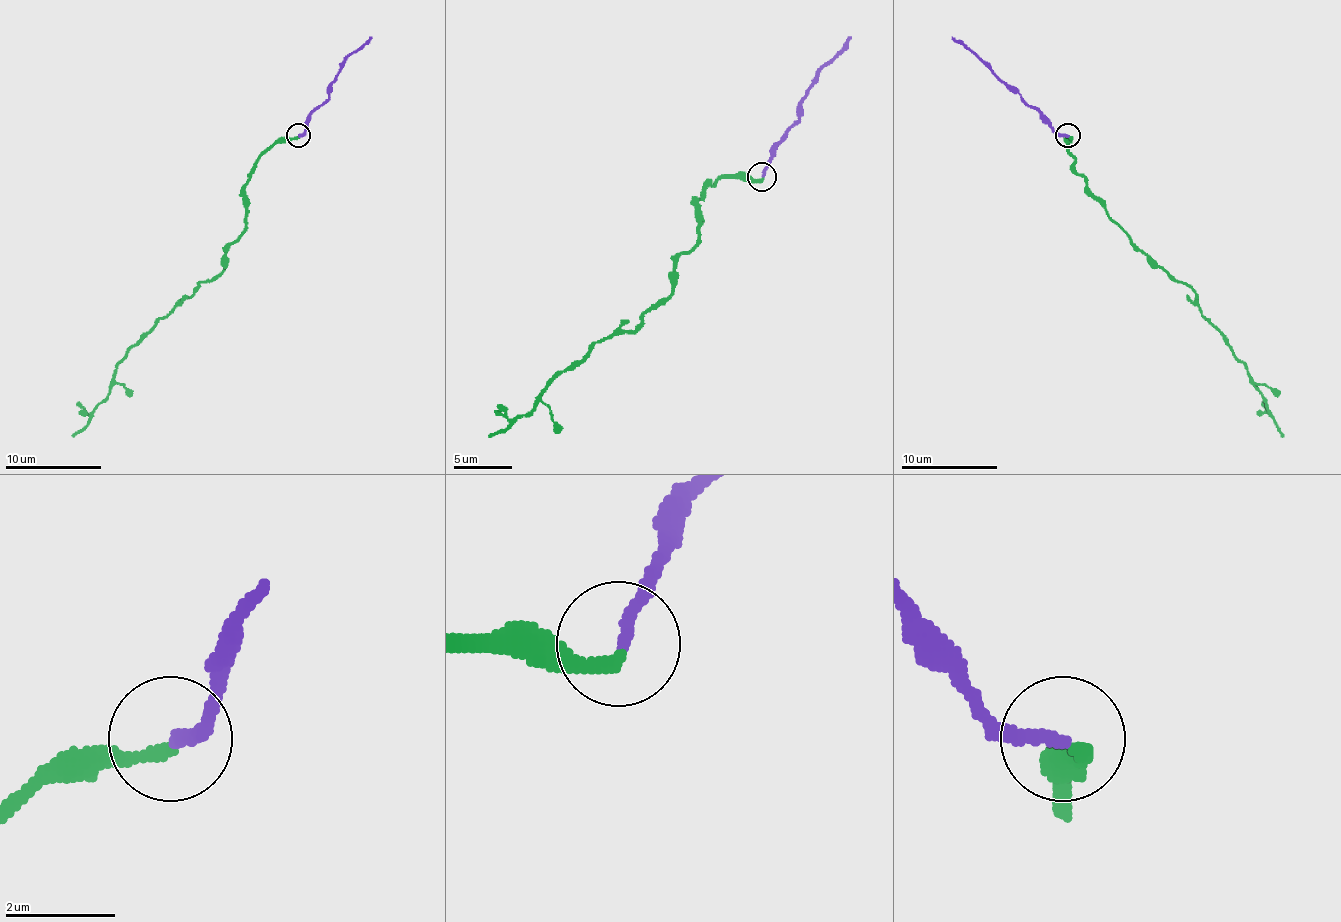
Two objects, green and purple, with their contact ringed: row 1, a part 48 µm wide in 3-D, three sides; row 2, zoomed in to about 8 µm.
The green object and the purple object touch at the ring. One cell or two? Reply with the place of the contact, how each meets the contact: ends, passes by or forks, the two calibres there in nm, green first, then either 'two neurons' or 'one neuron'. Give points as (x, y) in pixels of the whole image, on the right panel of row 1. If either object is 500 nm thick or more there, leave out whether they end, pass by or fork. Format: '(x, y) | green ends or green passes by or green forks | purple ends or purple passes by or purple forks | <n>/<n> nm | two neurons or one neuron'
(1068, 135) | green ends | purple ends | 240/240 nm | one neuron

